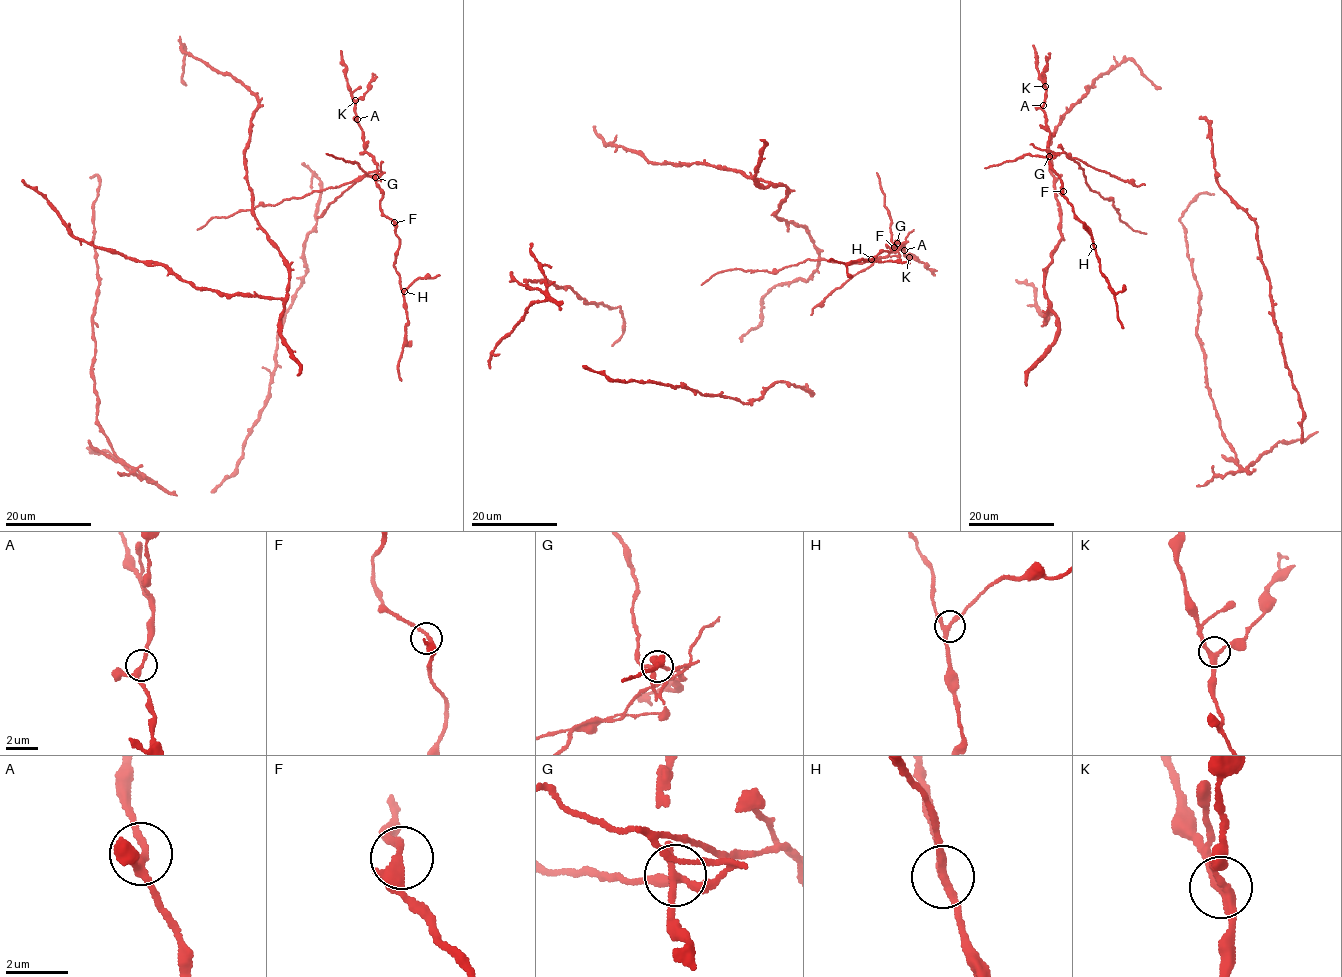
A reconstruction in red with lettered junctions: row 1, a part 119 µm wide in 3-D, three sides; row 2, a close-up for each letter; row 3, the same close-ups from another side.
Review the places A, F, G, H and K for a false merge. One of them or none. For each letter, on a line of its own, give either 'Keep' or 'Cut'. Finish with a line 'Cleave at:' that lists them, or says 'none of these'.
A: Keep
F: Keep
G: Cut
H: Keep
K: Keep
Cleave at: G

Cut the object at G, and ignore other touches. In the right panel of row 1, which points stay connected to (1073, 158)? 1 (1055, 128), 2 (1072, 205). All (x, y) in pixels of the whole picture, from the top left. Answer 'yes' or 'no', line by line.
1: no
2: no

